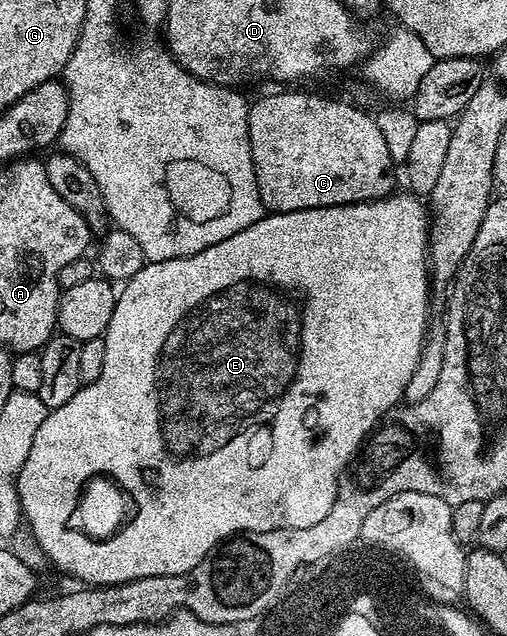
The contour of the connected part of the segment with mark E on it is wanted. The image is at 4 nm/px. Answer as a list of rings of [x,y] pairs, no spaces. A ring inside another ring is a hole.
[[[405,191],[406,193],[399,192],[383,196],[380,200],[368,200],[362,204],[340,204],[326,208],[308,208],[294,212],[266,214],[259,222],[247,226],[247,230],[239,230],[239,234],[231,234],[231,238],[223,238],[223,242],[215,242],[215,246],[207,246],[207,250],[199,250],[199,254],[191,254],[187,258],[175,258],[167,262],[155,262],[154,264],[147,262],[137,274],[124,281],[122,288],[125,289],[120,289],[117,292],[115,310],[111,314],[111,322],[103,337],[105,342],[103,374],[99,374],[99,378],[95,378],[95,382],[82,384],[75,394],[75,398],[71,398],[71,402],[63,402],[63,406],[46,411],[43,426],[39,426],[39,431],[35,434],[31,454],[27,454],[27,462],[23,462],[23,470],[17,479],[17,493],[24,523],[28,527],[29,524],[33,527],[34,542],[41,547],[42,554],[59,571],[70,572],[75,579],[81,580],[77,582],[85,586],[122,584],[139,578],[187,574],[187,570],[195,570],[195,566],[199,566],[199,562],[203,562],[205,556],[209,555],[221,541],[227,540],[231,536],[243,532],[266,532],[280,528],[306,528],[315,526],[315,522],[323,522],[323,518],[327,518],[327,510],[331,510],[331,506],[337,500],[337,485],[343,473],[350,467],[351,461],[358,455],[359,449],[366,443],[370,433],[378,427],[382,417],[402,403],[407,390],[407,382],[411,382],[411,374],[415,374],[415,366],[419,366],[419,354],[423,350],[423,342],[431,323],[431,317],[429,317],[431,281],[427,263],[431,216],[426,205],[416,195],[410,194],[408,191]]]

